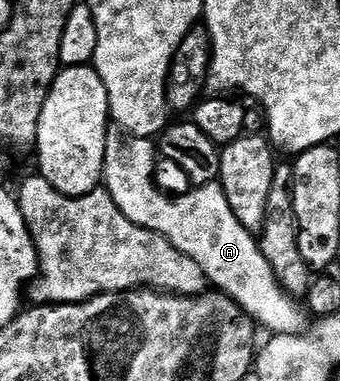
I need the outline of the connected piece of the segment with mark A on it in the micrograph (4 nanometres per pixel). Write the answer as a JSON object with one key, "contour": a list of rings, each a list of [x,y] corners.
{"contour":[[[113,129],[107,134],[105,141],[105,165],[103,166],[103,183],[105,189],[117,201],[117,209],[133,221],[133,225],[141,225],[161,237],[165,237],[185,257],[193,257],[197,265],[207,274],[208,284],[227,295],[241,308],[246,315],[250,315],[260,328],[268,327],[271,335],[301,335],[308,330],[309,319],[302,311],[300,304],[292,299],[289,293],[277,281],[269,261],[265,261],[265,253],[261,253],[259,241],[256,236],[250,235],[237,221],[233,209],[229,209],[229,197],[225,197],[223,188],[218,183],[210,183],[204,187],[194,188],[182,199],[179,195],[166,195],[155,184],[155,159],[157,160],[157,147],[150,139],[142,139],[130,135],[128,131]]]}

